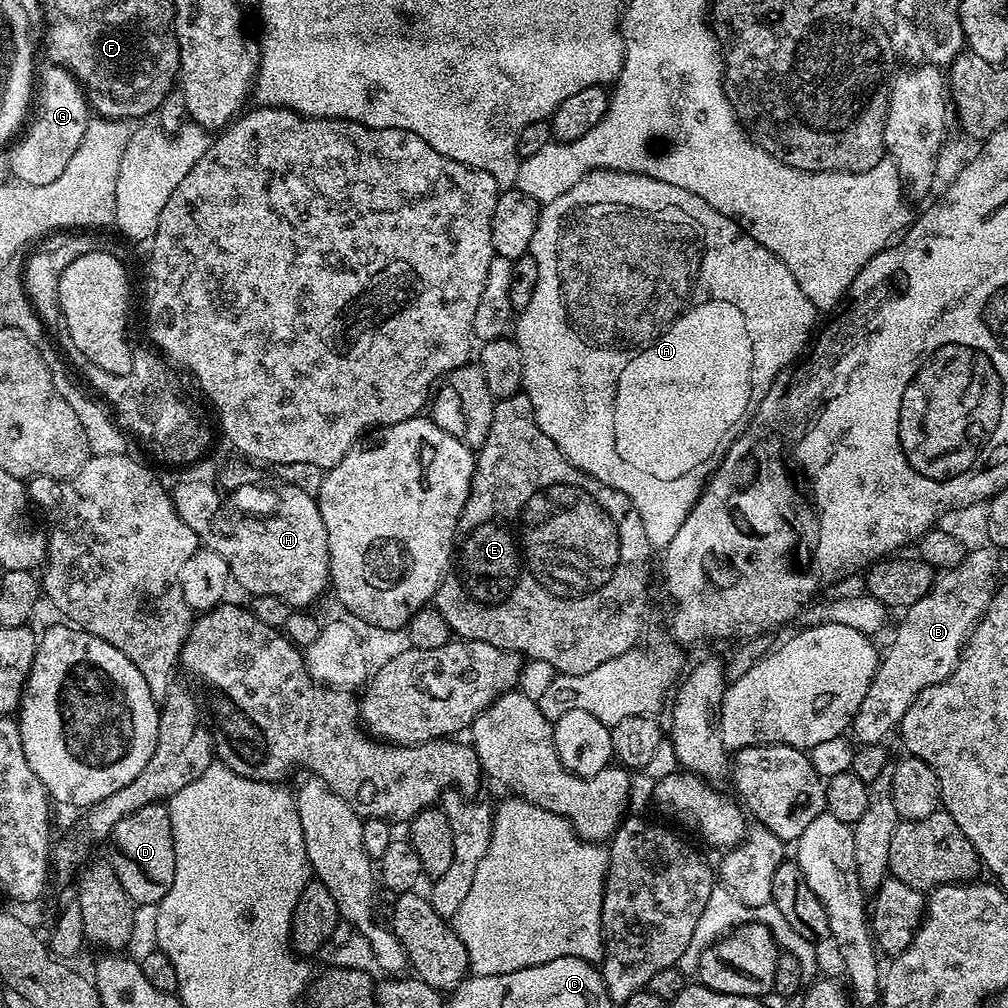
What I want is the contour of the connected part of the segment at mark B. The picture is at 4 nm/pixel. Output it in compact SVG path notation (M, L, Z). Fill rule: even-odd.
M993 546L986 548L972 548L965 554L964 561L948 570L941 571L936 577L935 584L926 594L926 598L918 598L914 606L903 609L900 625L896 628L896 637L888 648L888 653L883 653L880 666L876 669L876 677L870 684L870 690L866 692L866 698L862 700L862 706L858 706L858 714L852 719L850 736L857 745L884 744L887 736L899 729L902 718L910 706L914 706L914 698L922 694L930 686L942 682L956 668L960 660L960 654L964 645L972 637L972 632L986 614L990 602L996 596L1000 576L1001 549Z

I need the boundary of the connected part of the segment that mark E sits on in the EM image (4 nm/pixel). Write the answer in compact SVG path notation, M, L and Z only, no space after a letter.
M522 390L496 400L494 418L490 418L490 434L486 434L486 442L475 453L475 458L476 469L472 475L468 501L456 527L454 559L440 581L434 597L435 608L446 618L453 633L461 640L490 642L490 646L515 652L521 657L529 656L532 660L541 660L542 663L556 668L552 670L560 674L586 674L594 670L594 666L602 666L602 662L610 662L610 658L618 658L637 647L641 643L640 635L644 632L644 619L648 616L648 579L652 576L654 549L646 538L646 526L642 526L638 510L634 510L634 502L630 502L626 494L575 468L556 449L554 442L550 442L550 438L542 434L534 418L534 406L530 406L530 398Z

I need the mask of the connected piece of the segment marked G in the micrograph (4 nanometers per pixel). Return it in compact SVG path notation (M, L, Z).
M41 67L38 72L38 95L34 100L34 115L27 125L32 135L21 135L13 143L13 157L10 159L11 179L30 186L46 186L46 182L54 182L58 174L66 170L70 158L74 158L74 150L78 150L86 134L90 119L88 98L79 82L65 68L47 67Z

